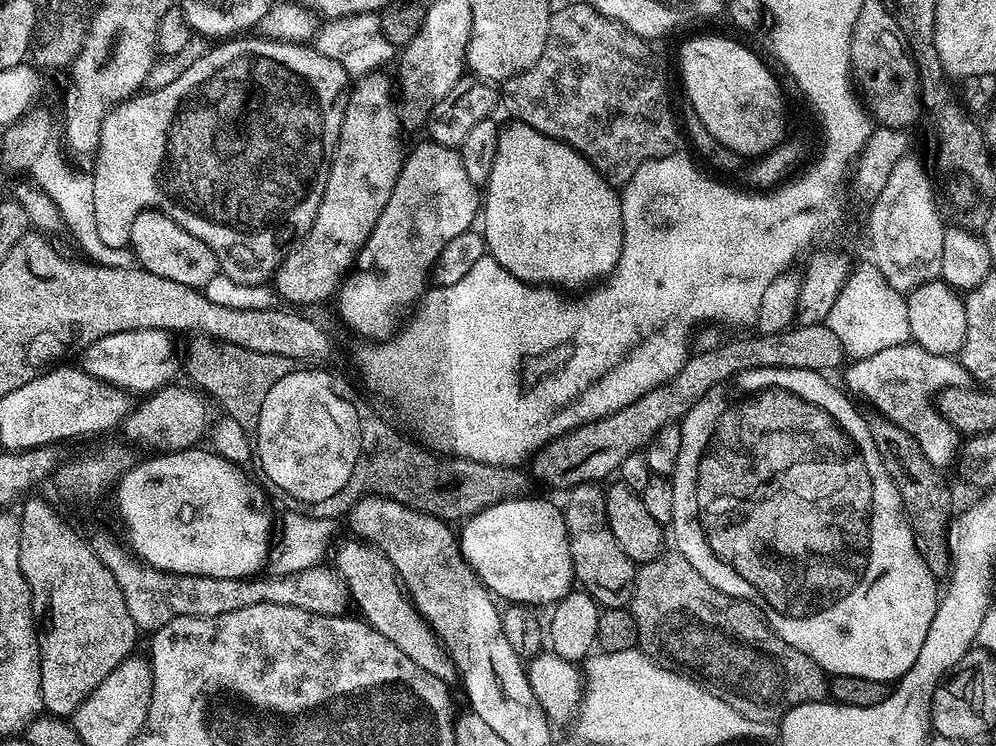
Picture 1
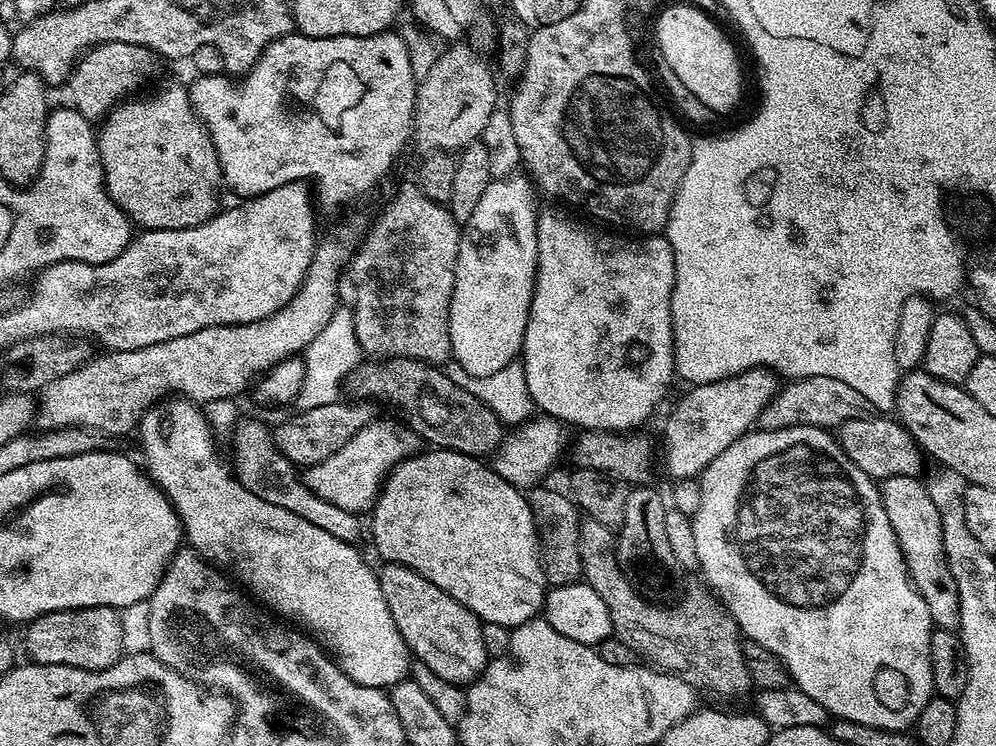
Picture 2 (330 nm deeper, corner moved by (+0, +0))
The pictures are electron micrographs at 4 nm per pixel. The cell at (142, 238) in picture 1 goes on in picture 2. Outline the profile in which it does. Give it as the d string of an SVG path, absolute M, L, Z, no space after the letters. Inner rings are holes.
M168 84L149 100L132 98L108 113L108 156L106 152L106 191L137 229L182 230L198 226L216 215L220 204L222 177L220 163L204 124L196 118L187 87Z

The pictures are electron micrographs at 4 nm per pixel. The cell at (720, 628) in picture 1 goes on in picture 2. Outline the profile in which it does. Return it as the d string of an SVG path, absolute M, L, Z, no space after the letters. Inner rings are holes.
M585 519L580 526L578 550L582 558L582 580L599 594L610 610L610 622L615 639L626 642L636 651L641 661L651 667L668 672L686 681L697 693L713 692L716 696L744 696L753 687L750 674L747 672L746 658L743 656L745 641L742 639L736 619L728 613L723 604L707 587L692 588L673 608L660 608L659 603L645 598L637 592L636 587L624 577L624 571L616 560L616 537L613 529L607 528L597 520Z

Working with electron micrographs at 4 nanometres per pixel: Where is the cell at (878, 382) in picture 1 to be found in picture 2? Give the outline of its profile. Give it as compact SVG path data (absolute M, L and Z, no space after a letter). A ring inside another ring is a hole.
M815 376L788 380L777 392L776 397L768 403L766 410L762 410L758 424L766 430L782 430L803 424L831 429L833 426L873 415L872 407L874 407L873 401L862 398L862 394L854 390L854 386L846 386L846 382L838 382L838 378Z

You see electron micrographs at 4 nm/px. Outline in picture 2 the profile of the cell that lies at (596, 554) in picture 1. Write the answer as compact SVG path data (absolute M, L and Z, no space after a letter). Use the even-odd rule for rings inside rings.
M537 486L527 493L528 505L534 514L536 523L536 534L540 538L540 563L544 565L544 579L551 587L557 588L563 584L575 584L582 576L582 558L578 550L580 541L580 526L582 523L582 513L576 507L575 500L571 495L559 492L556 488L544 488Z

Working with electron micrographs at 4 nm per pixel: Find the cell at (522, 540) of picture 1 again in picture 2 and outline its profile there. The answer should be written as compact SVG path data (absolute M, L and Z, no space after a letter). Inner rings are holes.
M436 448L435 450L421 450L416 455L401 461L388 473L387 479L375 504L371 508L372 518L372 540L380 551L381 561L401 564L434 582L438 590L446 590L454 602L462 602L466 610L470 610L483 623L497 623L509 629L516 628L528 620L537 619L544 610L544 597L546 595L546 581L544 579L544 565L540 563L540 538L536 534L536 523L534 514L528 505L527 495L521 489L515 488L508 481L504 481L483 459L475 456L467 456L461 452L452 452L448 448Z

